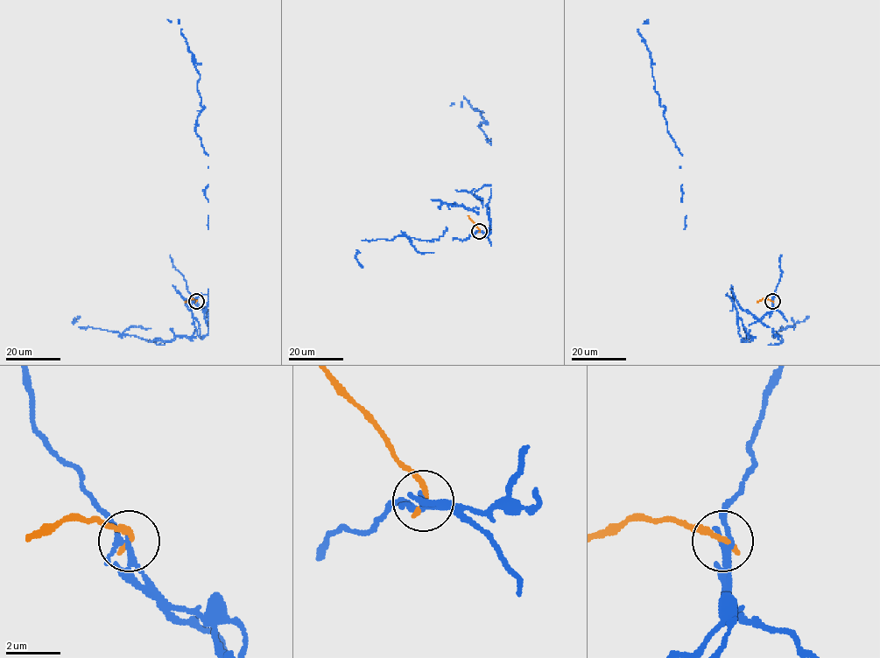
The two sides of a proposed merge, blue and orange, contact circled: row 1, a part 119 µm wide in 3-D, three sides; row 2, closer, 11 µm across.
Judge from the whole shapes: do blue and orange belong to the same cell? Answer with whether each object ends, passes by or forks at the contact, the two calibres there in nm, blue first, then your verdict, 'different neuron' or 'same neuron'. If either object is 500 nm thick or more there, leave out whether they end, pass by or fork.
blue forks; orange ends; calibres 180 and 240 nm; different neuron

